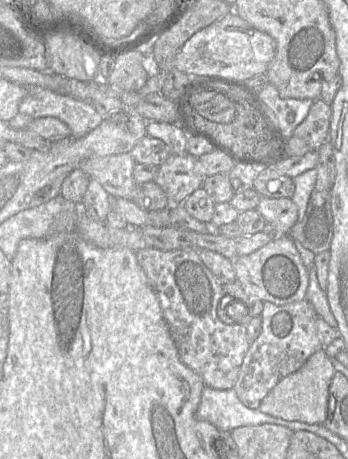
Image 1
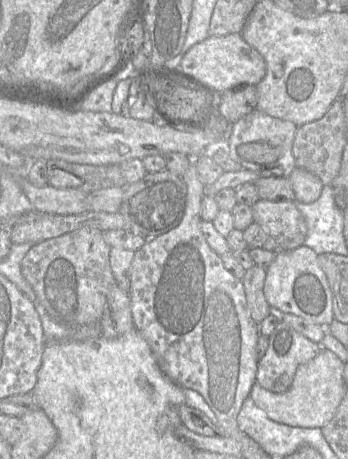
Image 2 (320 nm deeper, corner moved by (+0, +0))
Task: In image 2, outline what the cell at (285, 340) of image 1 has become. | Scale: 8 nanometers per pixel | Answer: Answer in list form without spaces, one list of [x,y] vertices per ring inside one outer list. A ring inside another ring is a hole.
[[[279,321],[268,337],[265,354],[258,360],[256,382],[274,393],[287,391],[293,382],[297,368],[313,359],[321,349],[320,343],[311,341],[285,322]]]

